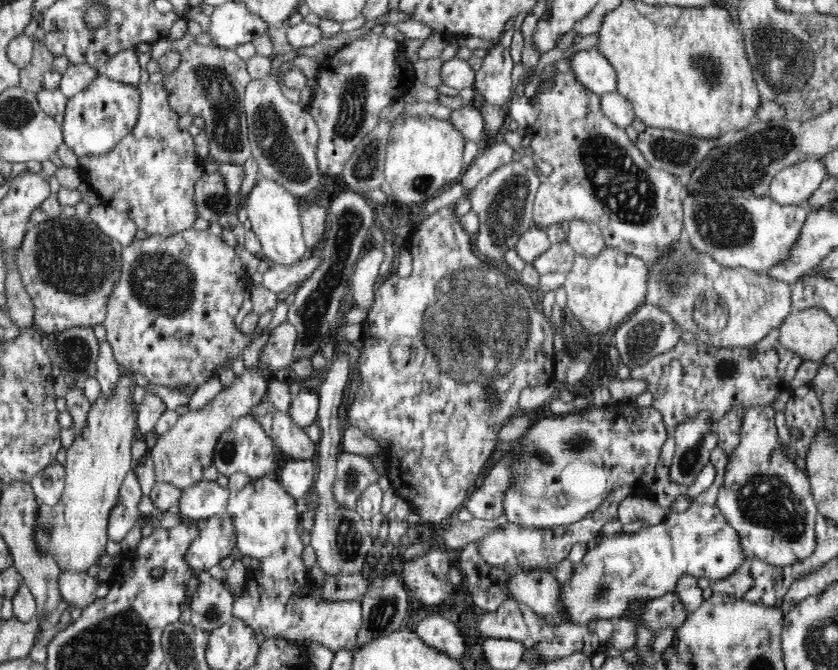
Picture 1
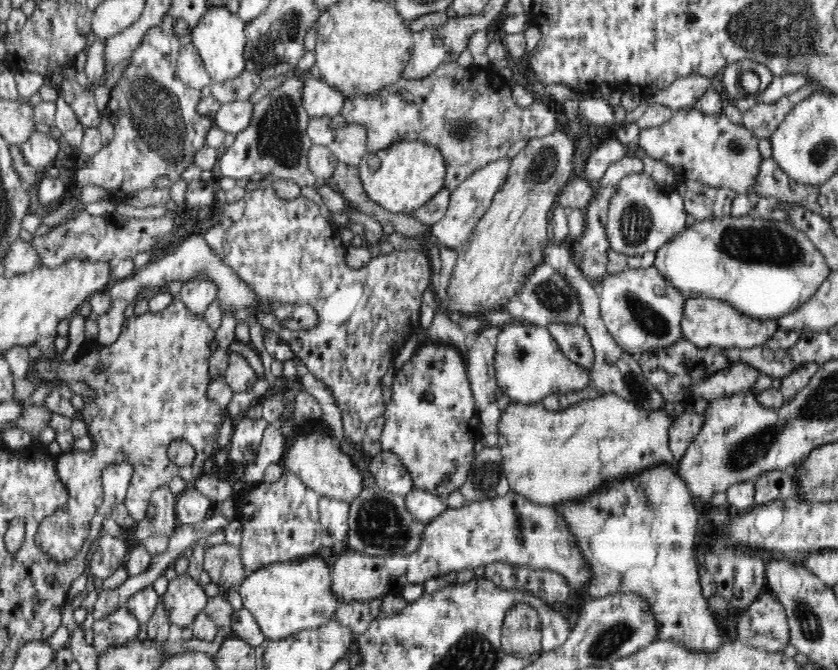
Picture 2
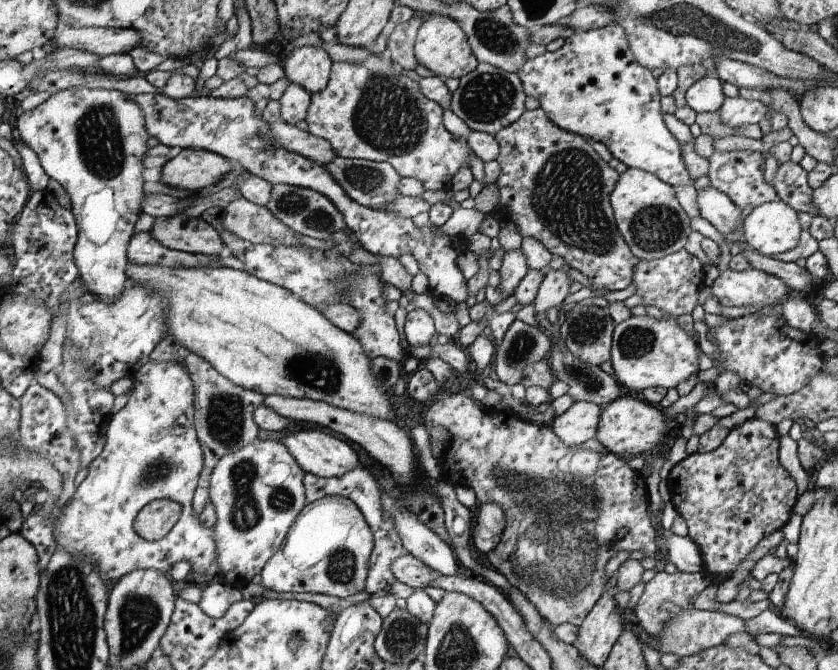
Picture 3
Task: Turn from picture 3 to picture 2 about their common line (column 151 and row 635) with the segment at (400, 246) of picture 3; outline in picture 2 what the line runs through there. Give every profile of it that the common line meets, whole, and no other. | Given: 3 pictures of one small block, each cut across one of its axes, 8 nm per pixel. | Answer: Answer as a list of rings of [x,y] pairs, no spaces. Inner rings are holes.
[[[120,607],[105,617],[94,619],[93,645],[96,652],[102,652],[108,645],[130,641],[138,634],[139,620],[127,607]]]

